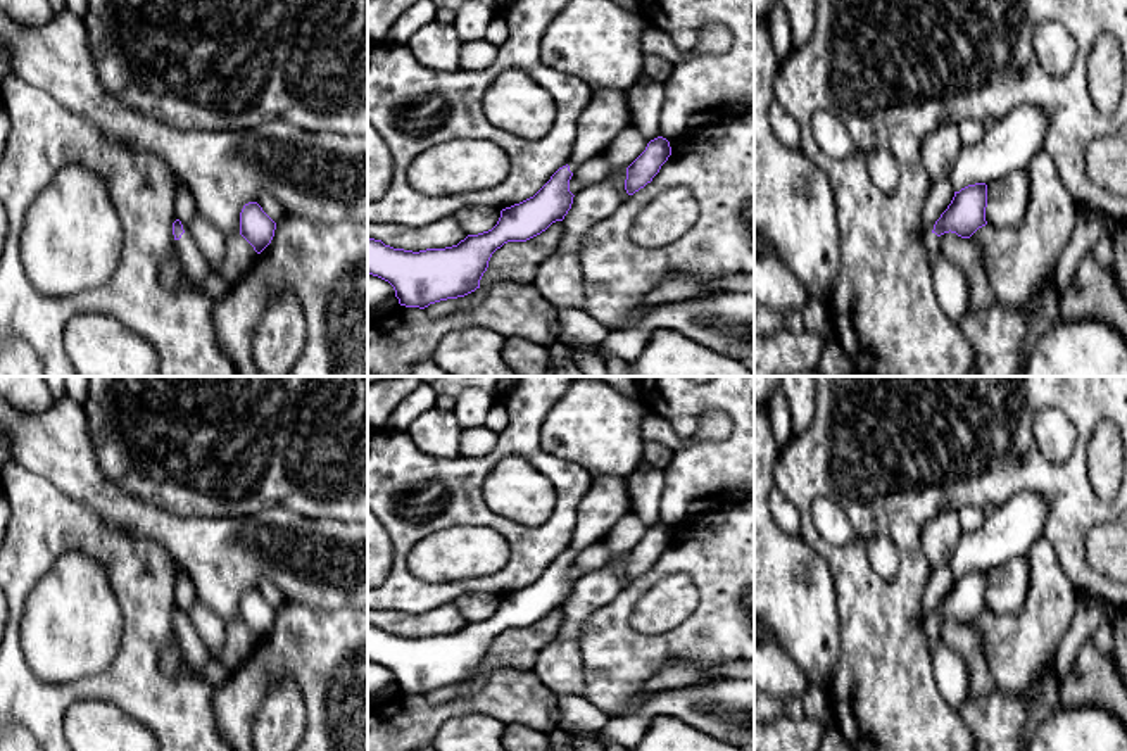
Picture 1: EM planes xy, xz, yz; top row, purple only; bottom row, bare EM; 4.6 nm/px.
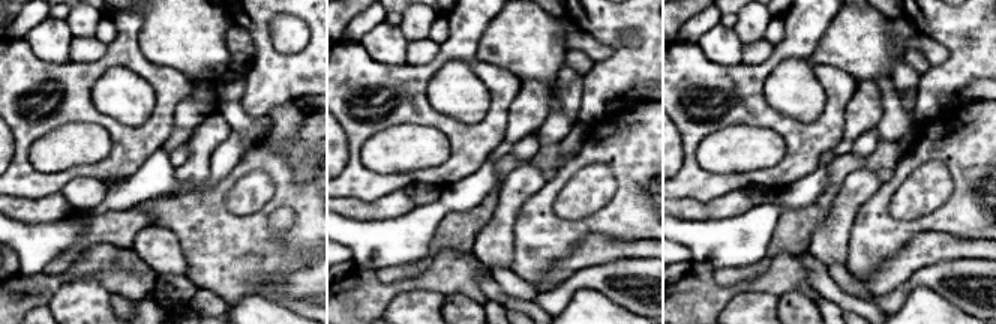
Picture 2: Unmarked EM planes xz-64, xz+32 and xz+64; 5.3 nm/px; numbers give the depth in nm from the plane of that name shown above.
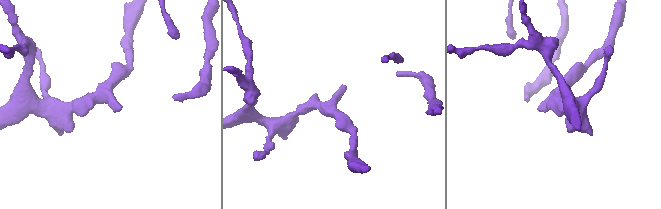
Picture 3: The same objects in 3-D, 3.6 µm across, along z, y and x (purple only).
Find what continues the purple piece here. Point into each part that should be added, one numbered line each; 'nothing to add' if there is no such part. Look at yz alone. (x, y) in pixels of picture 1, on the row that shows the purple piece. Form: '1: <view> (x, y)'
1: yz (932, 239)

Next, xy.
1: xy (190, 254)

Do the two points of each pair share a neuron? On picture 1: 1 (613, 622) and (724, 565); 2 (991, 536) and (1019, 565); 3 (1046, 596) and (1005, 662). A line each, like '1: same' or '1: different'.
1: same
2: different
3: same

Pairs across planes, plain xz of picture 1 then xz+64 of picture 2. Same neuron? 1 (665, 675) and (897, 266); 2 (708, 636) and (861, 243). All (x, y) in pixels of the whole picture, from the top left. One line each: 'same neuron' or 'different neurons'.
1: same neuron
2: same neuron

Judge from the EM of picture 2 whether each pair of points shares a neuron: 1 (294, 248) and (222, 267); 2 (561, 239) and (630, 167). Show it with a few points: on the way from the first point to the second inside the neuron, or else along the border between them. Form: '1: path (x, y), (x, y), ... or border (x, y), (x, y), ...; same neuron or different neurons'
1: path (276, 255), (240, 255); same neuron
2: path (585, 225), (602, 222), (630, 191); same neuron

